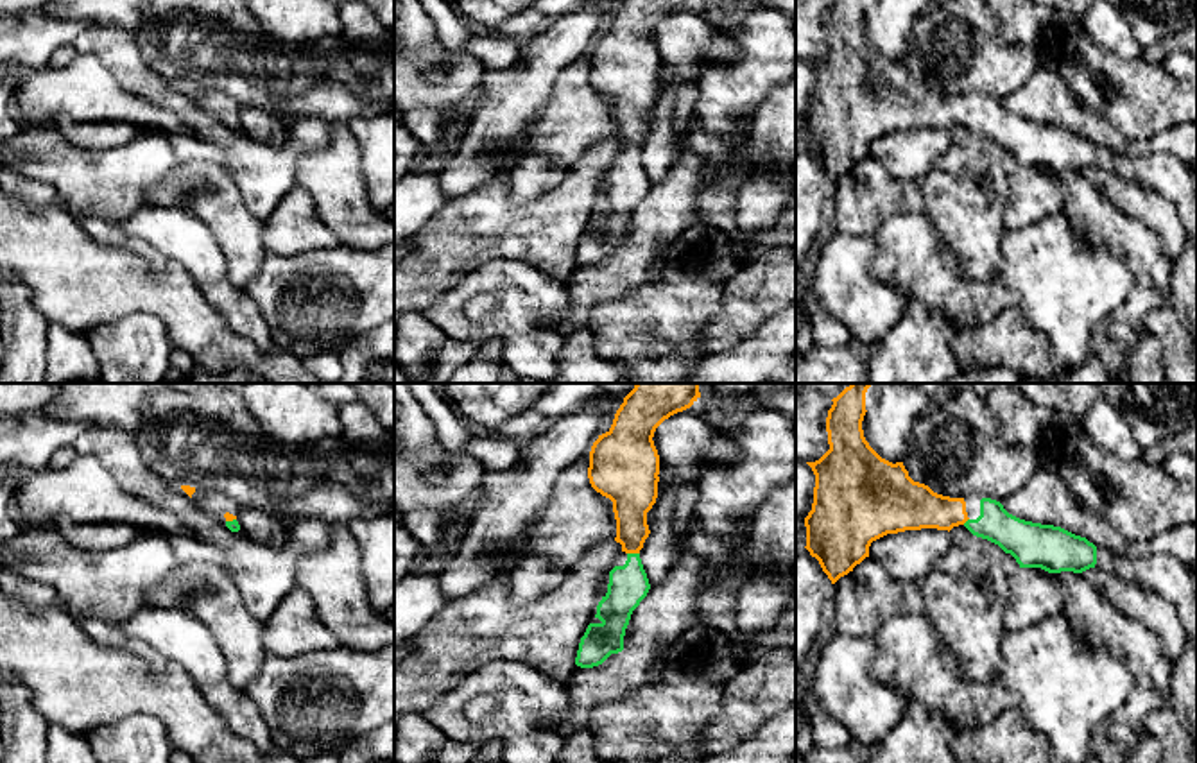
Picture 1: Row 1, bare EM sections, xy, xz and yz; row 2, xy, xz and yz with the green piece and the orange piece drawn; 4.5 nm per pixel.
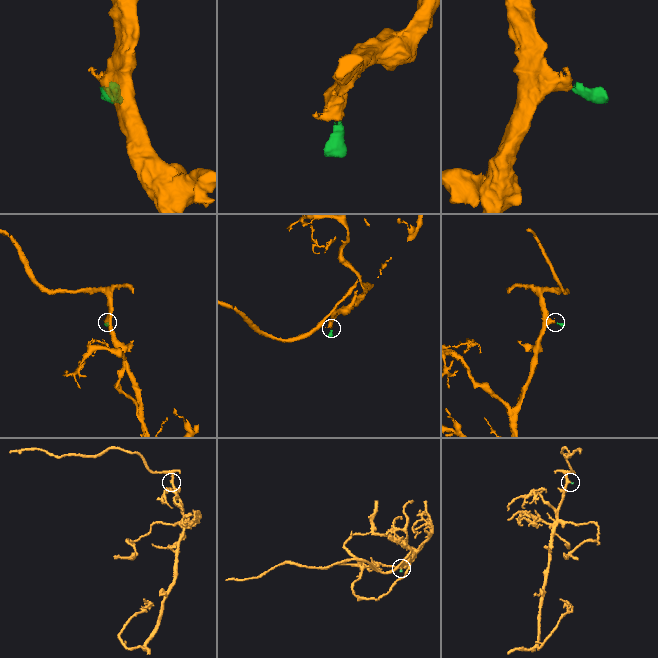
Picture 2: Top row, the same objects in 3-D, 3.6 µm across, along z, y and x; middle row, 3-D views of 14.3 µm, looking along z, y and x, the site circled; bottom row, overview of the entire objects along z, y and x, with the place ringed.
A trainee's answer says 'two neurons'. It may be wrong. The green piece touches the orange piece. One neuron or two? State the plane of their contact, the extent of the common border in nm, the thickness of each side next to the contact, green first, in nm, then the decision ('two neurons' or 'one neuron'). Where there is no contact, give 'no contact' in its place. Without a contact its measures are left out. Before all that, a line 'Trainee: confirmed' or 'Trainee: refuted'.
Trainee: refuted
xz | 60 nm | 180/180 nm | one neuron

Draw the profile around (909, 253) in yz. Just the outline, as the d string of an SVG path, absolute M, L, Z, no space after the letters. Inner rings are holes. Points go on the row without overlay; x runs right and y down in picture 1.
M923 211L892 217L871 233L869 238L874 244L871 272L882 283L894 285L905 299L916 297L944 317L952 324L948 333L953 333L964 326L987 322L1002 310L1020 303L1018 292L1000 285L993 278L959 278L957 267L943 244L941 231Z

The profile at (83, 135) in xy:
M56 115L48 124L66 143L81 150L111 150L133 143L140 131L129 122L84 122L70 115Z

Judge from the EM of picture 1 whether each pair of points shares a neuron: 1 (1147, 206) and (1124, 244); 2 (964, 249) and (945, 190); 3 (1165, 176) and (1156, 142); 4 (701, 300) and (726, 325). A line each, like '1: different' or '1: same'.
1: different
2: same
3: different
4: different

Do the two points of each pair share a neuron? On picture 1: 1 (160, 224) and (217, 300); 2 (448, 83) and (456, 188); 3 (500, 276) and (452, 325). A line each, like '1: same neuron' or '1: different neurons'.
1: same neuron
2: different neurons
3: same neuron

